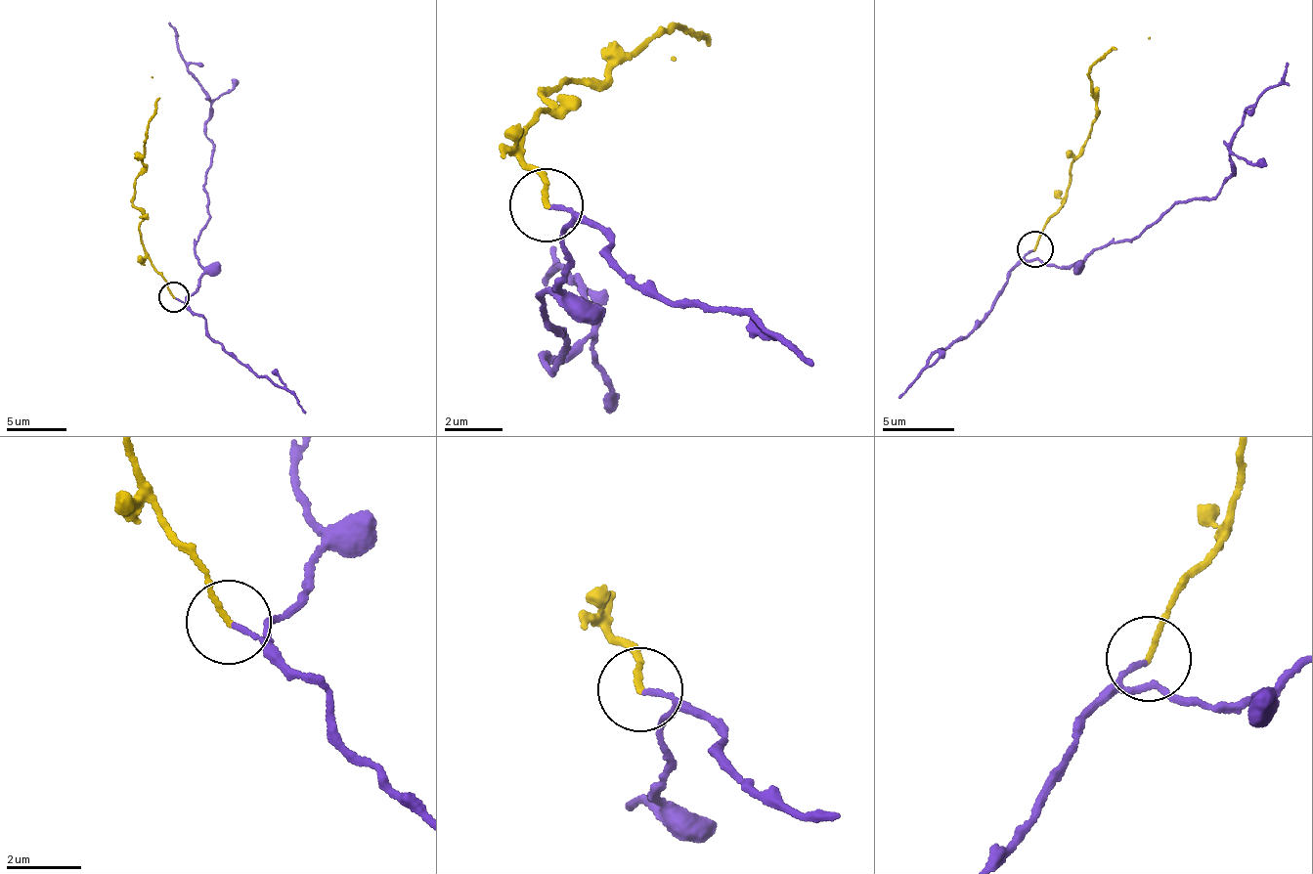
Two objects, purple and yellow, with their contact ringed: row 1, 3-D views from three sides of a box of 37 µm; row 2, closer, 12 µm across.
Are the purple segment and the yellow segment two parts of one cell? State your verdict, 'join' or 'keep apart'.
keep apart

